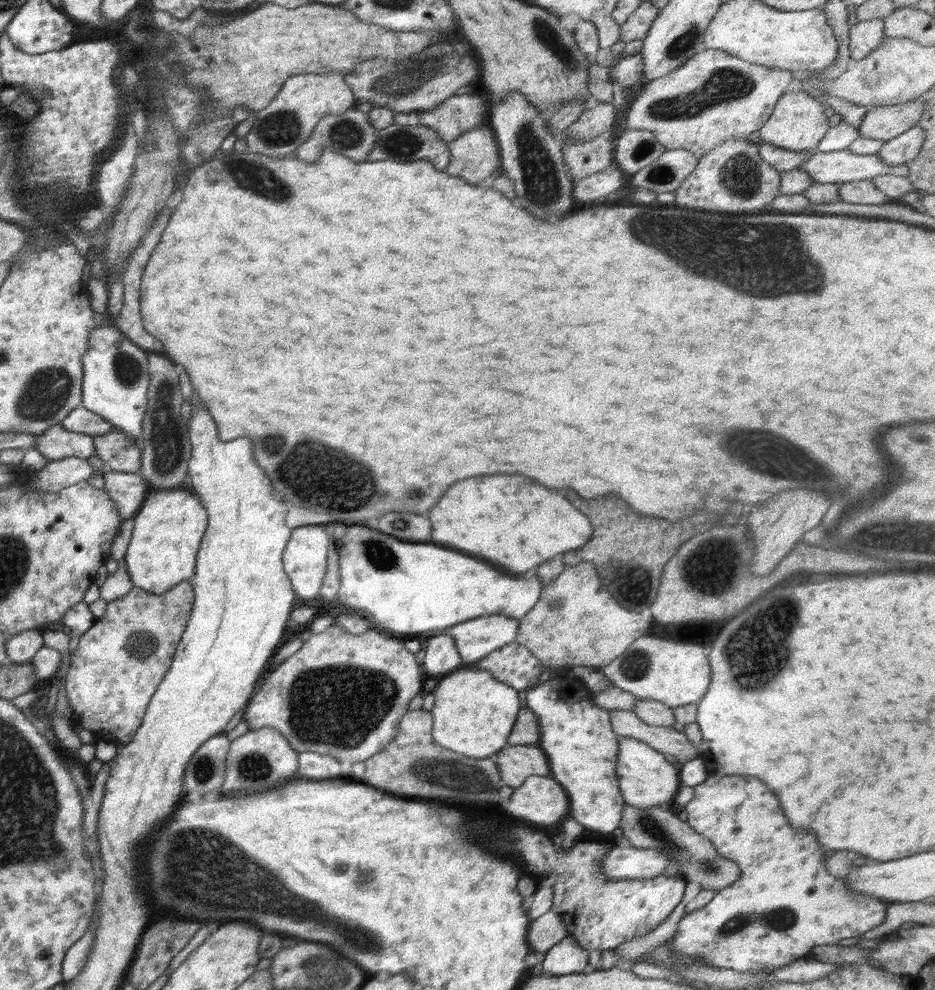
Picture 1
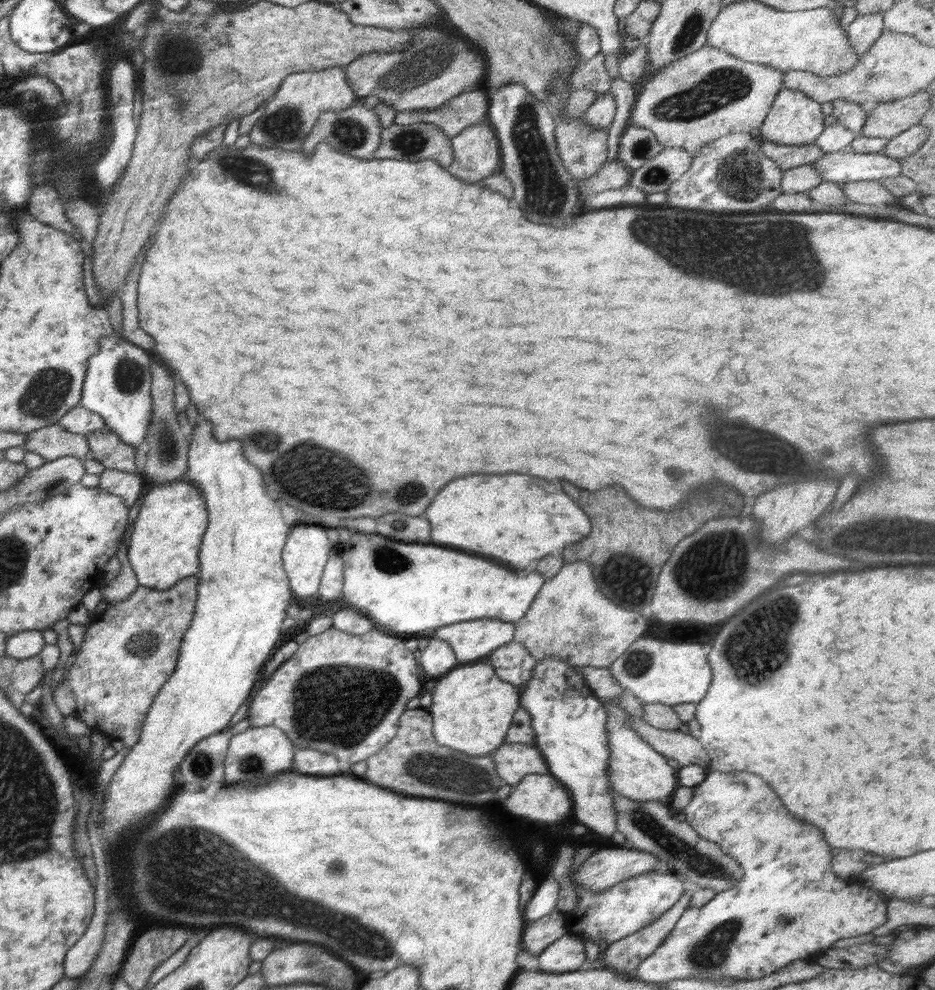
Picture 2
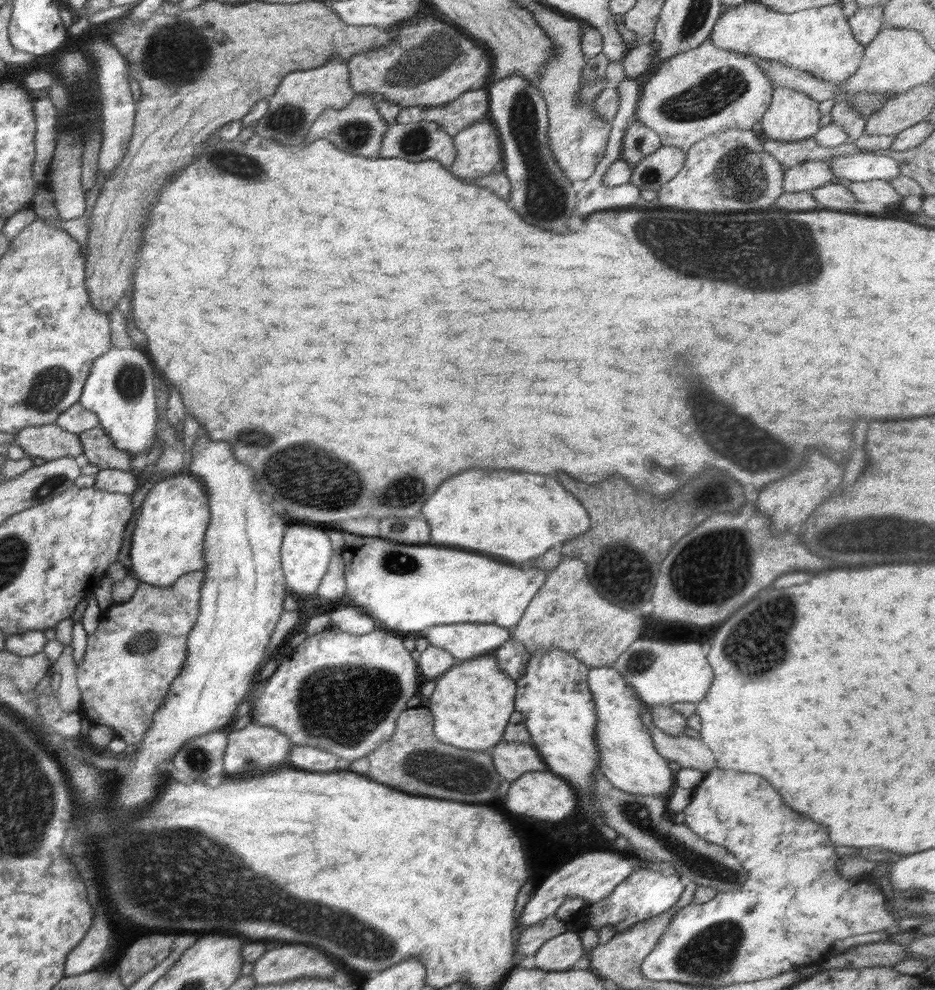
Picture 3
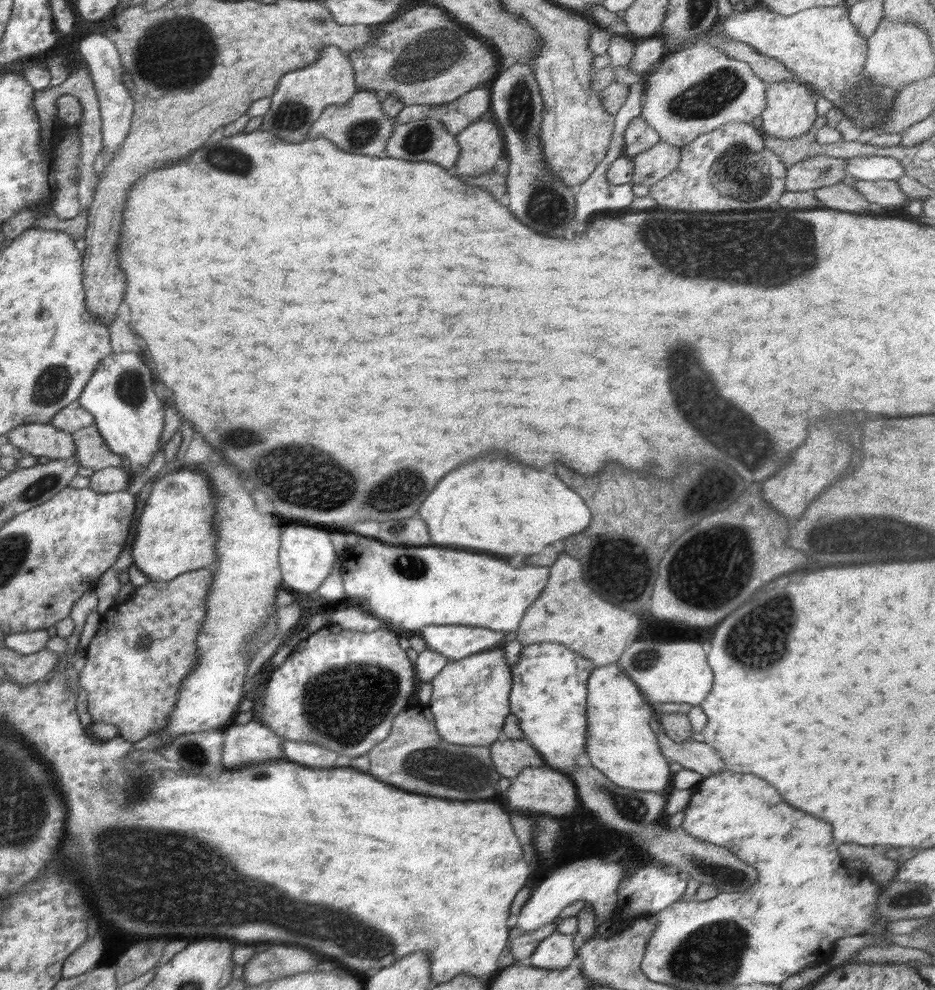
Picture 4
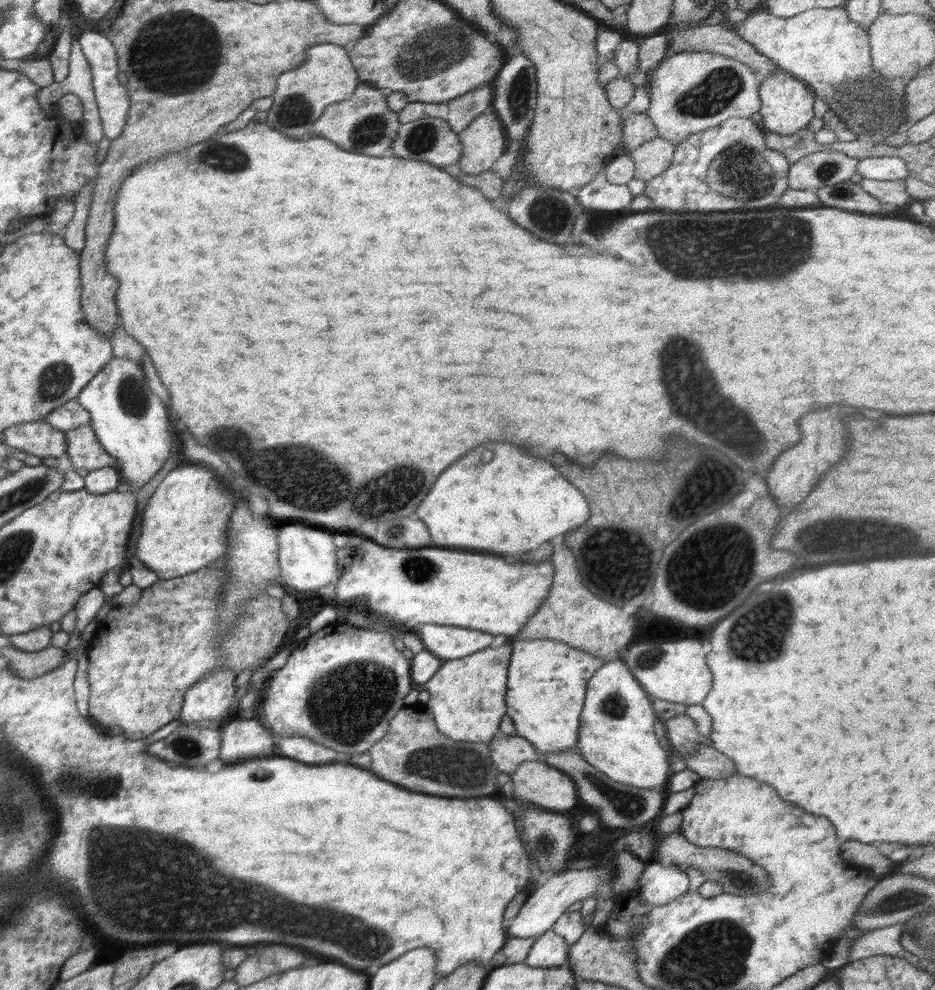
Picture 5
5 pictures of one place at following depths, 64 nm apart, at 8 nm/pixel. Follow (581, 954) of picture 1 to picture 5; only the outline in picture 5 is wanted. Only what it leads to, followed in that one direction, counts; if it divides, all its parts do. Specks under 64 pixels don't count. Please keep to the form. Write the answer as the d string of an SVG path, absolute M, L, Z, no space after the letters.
M552 929L538 935L536 942L532 944L524 964L530 967L563 967L567 965L570 943Z

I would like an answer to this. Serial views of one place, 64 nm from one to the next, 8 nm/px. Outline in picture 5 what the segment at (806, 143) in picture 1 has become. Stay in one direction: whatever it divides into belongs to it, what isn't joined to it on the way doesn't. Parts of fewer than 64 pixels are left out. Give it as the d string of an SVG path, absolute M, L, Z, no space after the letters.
M780 72L764 79L760 84L760 101L762 106L758 112L762 116L761 126L765 131L776 132L788 136L807 128L810 120L815 117L814 102L816 94L804 81L794 79L790 74Z

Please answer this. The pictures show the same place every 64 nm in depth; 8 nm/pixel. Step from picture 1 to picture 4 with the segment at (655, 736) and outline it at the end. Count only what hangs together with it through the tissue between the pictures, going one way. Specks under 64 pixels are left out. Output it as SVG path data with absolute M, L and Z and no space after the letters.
M662 730L657 733L660 752L672 762L679 762L682 767L702 774L703 778L723 772L724 758L709 744L688 739L678 743Z

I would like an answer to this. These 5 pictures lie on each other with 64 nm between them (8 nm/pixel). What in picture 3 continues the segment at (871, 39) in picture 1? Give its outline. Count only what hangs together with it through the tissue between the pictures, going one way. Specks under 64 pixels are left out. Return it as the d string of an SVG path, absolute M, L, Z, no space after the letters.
M871 6L871 8L859 8L847 22L852 37L862 47L868 47L872 40L881 32L883 24L883 6Z

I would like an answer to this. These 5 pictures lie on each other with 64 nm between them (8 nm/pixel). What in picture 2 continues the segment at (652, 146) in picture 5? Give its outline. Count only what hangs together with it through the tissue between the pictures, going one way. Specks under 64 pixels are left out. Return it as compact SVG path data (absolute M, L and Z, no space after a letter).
M664 148L644 166L631 172L630 184L647 193L666 192L692 164L692 154L682 148Z

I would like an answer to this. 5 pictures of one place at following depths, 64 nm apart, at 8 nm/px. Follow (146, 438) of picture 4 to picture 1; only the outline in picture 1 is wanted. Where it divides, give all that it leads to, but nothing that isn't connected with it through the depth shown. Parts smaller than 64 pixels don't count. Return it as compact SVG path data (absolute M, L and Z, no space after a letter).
M100 325L88 333L88 351L84 354L82 406L102 416L116 430L136 440L142 432L144 415L147 414L147 390L150 384L146 351L128 340L114 326Z

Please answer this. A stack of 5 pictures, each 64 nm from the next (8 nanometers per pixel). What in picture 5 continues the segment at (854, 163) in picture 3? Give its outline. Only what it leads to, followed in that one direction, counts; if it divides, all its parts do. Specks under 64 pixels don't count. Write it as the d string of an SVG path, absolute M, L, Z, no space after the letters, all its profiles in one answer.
M873 157L864 158L856 164L856 174L863 179L905 179L910 176L906 162L897 157Z

